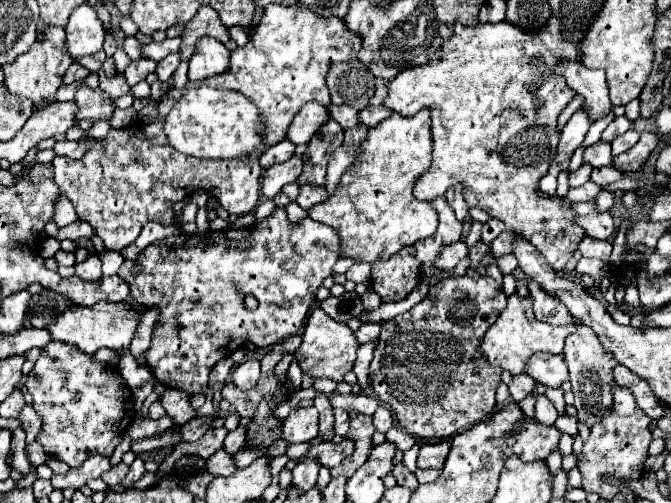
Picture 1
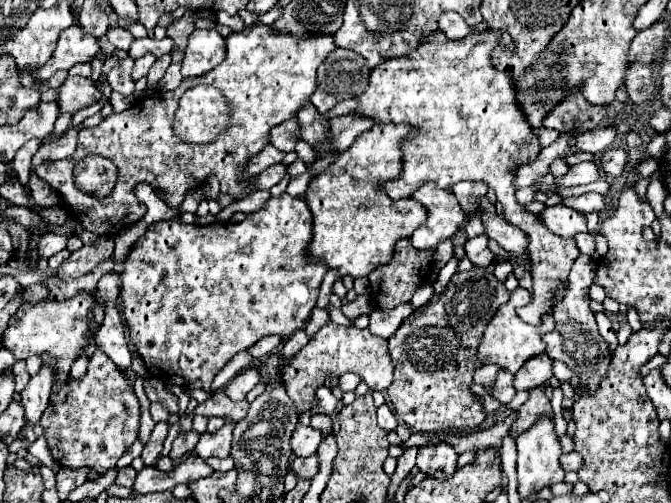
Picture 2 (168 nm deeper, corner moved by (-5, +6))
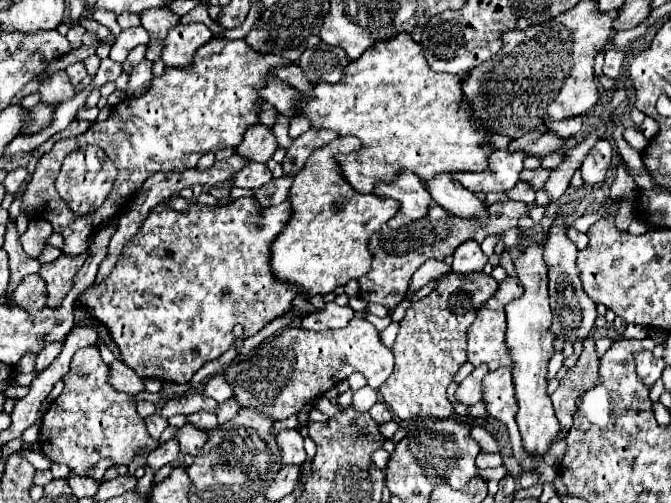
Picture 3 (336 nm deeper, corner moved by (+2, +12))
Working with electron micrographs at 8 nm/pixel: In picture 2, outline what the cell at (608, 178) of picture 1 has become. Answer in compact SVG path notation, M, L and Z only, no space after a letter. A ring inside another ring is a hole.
M582 162L570 168L570 172L556 180L560 186L578 186L578 184L590 184L600 178L600 168L596 162Z

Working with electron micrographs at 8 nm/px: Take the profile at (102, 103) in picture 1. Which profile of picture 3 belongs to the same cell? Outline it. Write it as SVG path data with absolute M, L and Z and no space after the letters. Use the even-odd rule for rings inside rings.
M65 70L61 72L55 72L51 74L49 78L45 78L41 84L39 84L39 96L41 96L41 102L45 104L57 104L57 102L65 102L69 98L75 96L75 88L71 86L69 82L69 76Z

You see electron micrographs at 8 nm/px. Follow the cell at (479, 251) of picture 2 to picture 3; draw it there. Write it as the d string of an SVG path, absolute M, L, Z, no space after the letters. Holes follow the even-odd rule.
M469 240L455 250L451 268L457 274L469 274L469 272L483 272L485 264L487 264L487 256L483 254L481 246L475 240Z

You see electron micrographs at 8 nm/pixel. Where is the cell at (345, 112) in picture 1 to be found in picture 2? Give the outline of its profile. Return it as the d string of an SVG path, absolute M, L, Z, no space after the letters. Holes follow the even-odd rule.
M320 88L312 94L312 100L310 100L310 102L316 106L316 110L318 110L320 114L326 114L328 110L332 110L332 108L338 104L338 100L336 100L332 94L328 94L328 92L320 90Z

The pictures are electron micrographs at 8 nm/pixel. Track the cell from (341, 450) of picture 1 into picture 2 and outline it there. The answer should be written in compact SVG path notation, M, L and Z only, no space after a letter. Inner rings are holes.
M312 454L308 458L296 458L292 464L290 464L290 470L296 472L300 478L312 478L316 476L318 472L318 454Z

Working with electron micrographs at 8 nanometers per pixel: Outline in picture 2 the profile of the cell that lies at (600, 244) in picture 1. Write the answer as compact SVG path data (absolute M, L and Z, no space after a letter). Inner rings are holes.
M590 232L576 234L574 240L576 240L576 244L578 244L578 248L580 248L582 254L586 254L586 256L594 256L596 254L596 242L594 242L594 238L592 238Z

